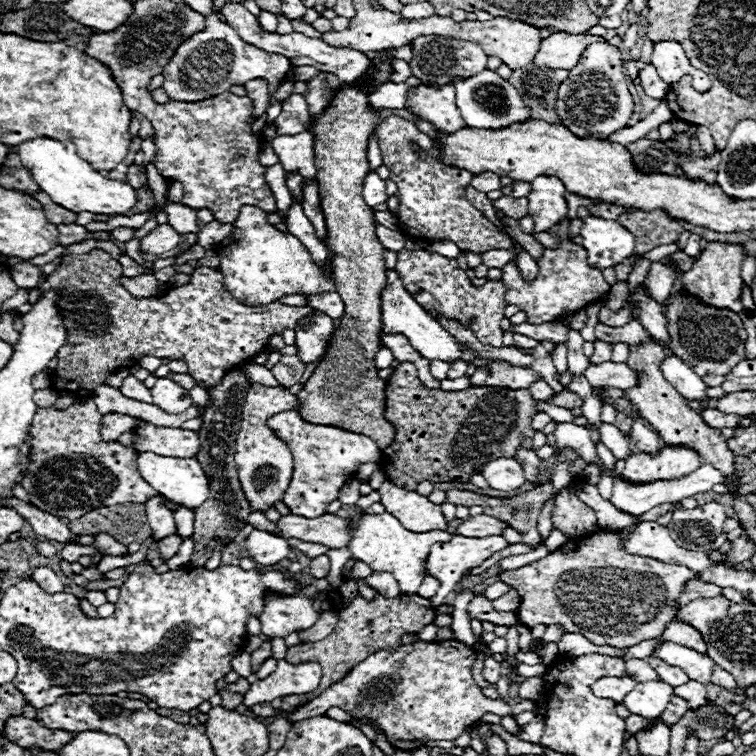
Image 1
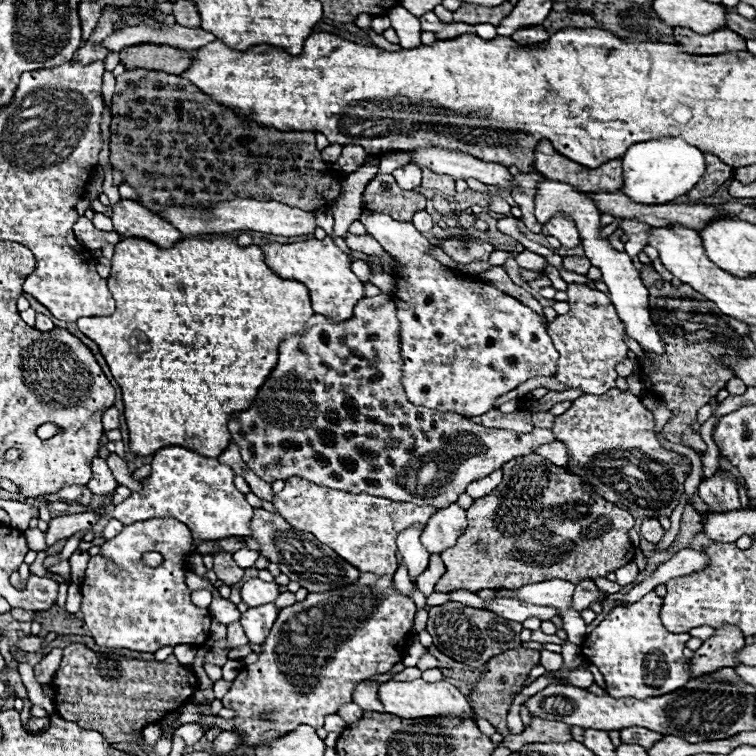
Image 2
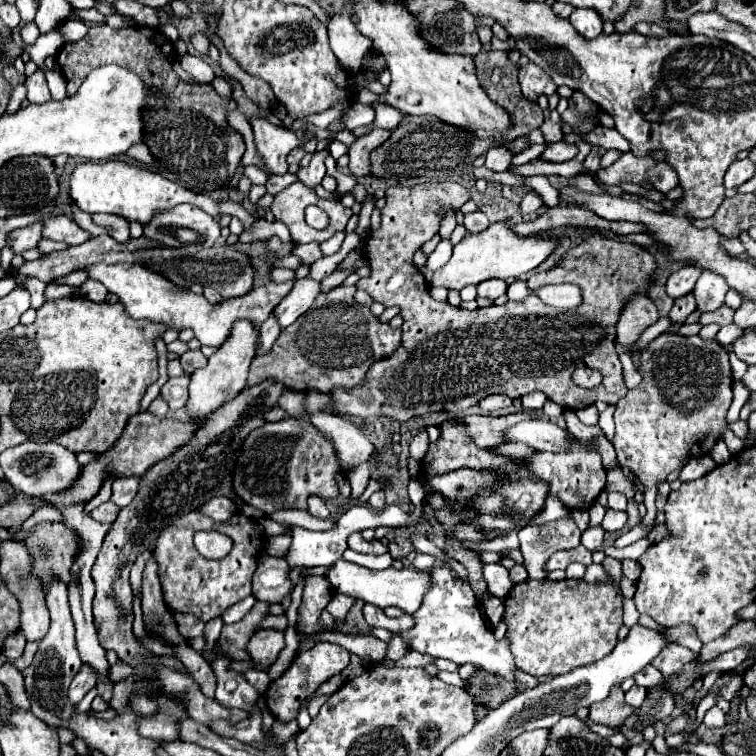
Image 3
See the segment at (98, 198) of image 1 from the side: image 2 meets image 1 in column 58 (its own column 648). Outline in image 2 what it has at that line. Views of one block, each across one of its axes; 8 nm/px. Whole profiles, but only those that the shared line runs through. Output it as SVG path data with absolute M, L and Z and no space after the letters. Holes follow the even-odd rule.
M660 138L638 142L626 150L622 160L624 160L624 184L620 192L638 204L668 204L674 198L688 194L706 168L704 154L698 148L686 144L682 138Z

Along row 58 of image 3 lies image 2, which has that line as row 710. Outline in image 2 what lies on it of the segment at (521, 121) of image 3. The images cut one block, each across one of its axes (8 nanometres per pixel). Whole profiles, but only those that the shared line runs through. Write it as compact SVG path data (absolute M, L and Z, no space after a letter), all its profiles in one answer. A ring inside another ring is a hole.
M512 648L508 652L502 652L500 656L492 656L488 664L484 666L478 682L470 690L470 702L474 708L474 714L478 718L486 718L502 736L510 736L508 726L506 726L506 714L510 710L510 704L514 694L518 694L526 686L526 678L534 666L540 664L540 652L538 650L528 650L528 648Z

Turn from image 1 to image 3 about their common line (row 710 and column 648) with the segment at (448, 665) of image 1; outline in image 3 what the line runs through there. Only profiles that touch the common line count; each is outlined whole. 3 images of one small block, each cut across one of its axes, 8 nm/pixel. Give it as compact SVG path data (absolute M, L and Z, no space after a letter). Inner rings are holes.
M648 294L632 296L632 300L624 304L624 312L620 312L620 320L616 322L618 342L632 350L640 334L656 320L658 320L658 312L652 298ZM660 334L640 356L642 360L642 384L636 390L628 390L624 398L618 400L614 422L616 436L614 448L618 454L618 462L622 468L628 468L638 480L644 482L644 506L648 510L644 524L654 524L656 506L654 498L658 492L658 482L666 480L666 476L680 468L682 460L690 460L692 456L706 454L716 440L724 440L732 454L740 452L740 438L728 430L726 412L732 402L732 368L728 362L728 350L722 348L716 340L704 342L700 336L680 336L680 334Z

